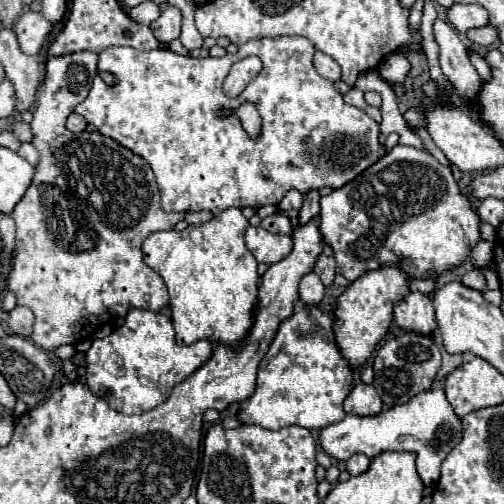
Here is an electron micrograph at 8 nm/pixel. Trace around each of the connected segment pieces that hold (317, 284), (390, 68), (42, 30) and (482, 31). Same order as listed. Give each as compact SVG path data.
M310 272L300 280L300 300L306 304L318 304L324 296L324 284L320 282L320 278Z
M394 52L380 62L380 74L388 82L402 82L410 72L410 62L402 52Z
M32 10L24 12L16 24L16 36L22 52L36 56L42 44L46 42L50 30L52 30L52 24L40 12L32 12Z
M484 26L484 28L472 28L472 30L468 30L466 36L468 36L470 42L474 42L474 44L478 44L482 48L490 48L496 42L498 32L492 26Z

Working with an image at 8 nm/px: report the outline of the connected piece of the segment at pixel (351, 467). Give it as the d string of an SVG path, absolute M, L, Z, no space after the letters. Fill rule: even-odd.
M354 454L348 462L346 462L346 470L352 474L352 476L358 476L362 472L366 472L370 466L370 458L364 456L364 454Z

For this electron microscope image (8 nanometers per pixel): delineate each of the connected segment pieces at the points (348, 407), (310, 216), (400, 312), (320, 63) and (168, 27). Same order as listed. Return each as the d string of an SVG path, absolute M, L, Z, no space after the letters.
M358 384L344 400L344 412L354 416L374 416L382 412L382 400L376 394L374 386Z
M312 190L312 192L308 192L308 194L306 194L304 204L302 204L302 208L300 208L300 216L298 216L298 224L300 224L300 226L308 224L310 220L314 220L314 218L320 214L318 200L320 200L318 190Z
M422 292L408 294L400 304L394 306L394 320L400 328L416 334L432 334L436 330L436 318L432 300Z
M320 50L314 54L314 66L316 66L318 74L324 76L326 80L330 80L330 82L338 82L338 80L342 80L342 70L340 70L338 62L334 62L334 58L322 54Z
M166 6L156 22L152 22L152 32L160 42L172 42L180 38L182 28L182 12L176 6Z

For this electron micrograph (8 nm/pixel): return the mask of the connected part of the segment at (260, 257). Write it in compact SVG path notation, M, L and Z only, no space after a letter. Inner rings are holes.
M248 226L246 228L246 248L254 254L260 264L272 266L286 258L292 250L292 238L282 234L272 234L262 226Z

